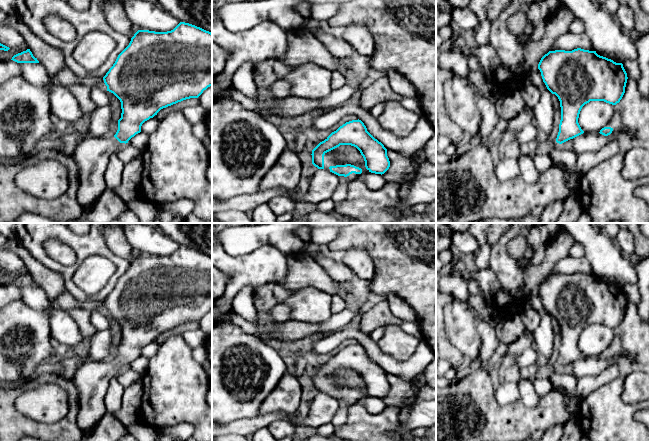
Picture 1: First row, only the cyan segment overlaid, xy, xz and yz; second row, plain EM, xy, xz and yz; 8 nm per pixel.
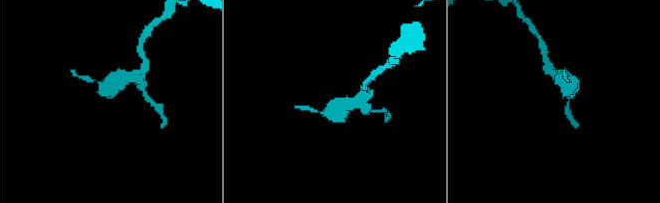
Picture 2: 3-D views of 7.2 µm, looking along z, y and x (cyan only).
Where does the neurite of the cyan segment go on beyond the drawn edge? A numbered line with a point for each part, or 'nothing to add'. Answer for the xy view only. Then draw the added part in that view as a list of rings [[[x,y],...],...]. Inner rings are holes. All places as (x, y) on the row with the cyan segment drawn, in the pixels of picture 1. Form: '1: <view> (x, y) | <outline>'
1: xy (92, 155) | [[[114,136],[87,138],[80,141],[72,153],[79,170],[78,204],[87,211],[107,188],[105,171],[110,157],[121,143]]]

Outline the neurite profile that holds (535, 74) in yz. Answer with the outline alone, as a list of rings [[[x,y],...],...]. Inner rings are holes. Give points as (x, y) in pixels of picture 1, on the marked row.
[[[532,68],[530,70],[530,78],[532,81],[532,84],[538,88],[538,89],[547,89],[545,83],[543,82],[541,72],[538,68]]]

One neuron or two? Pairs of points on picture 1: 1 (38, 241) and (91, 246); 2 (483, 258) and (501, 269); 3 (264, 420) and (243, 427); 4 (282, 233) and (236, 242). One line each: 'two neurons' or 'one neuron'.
1: one neuron
2: two neurons
3: one neuron
4: one neuron

